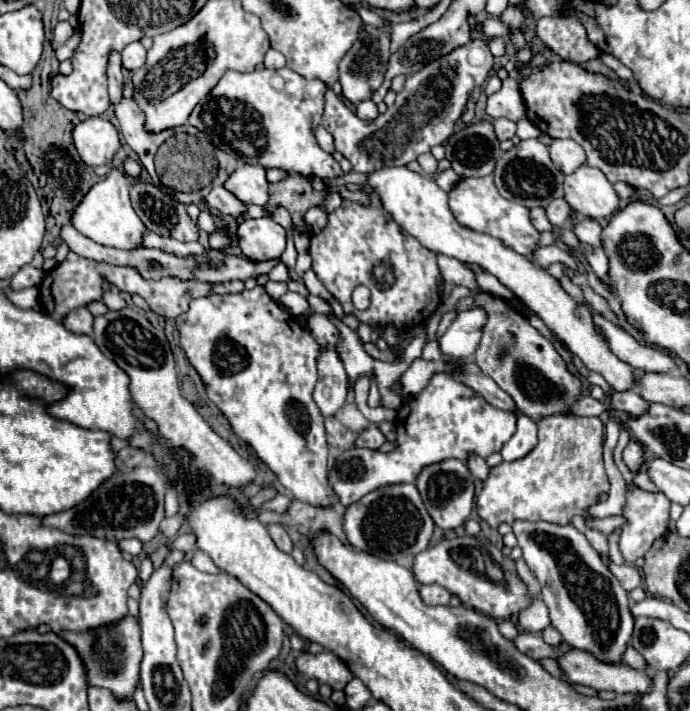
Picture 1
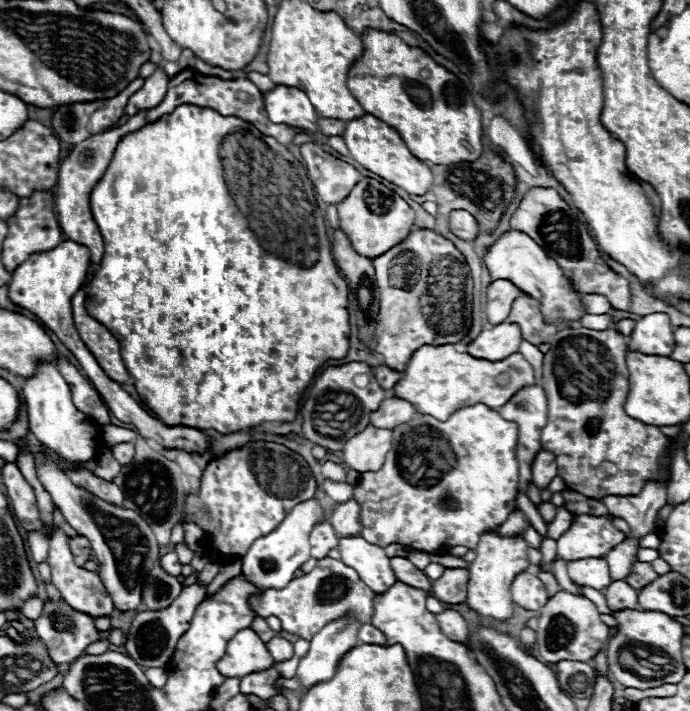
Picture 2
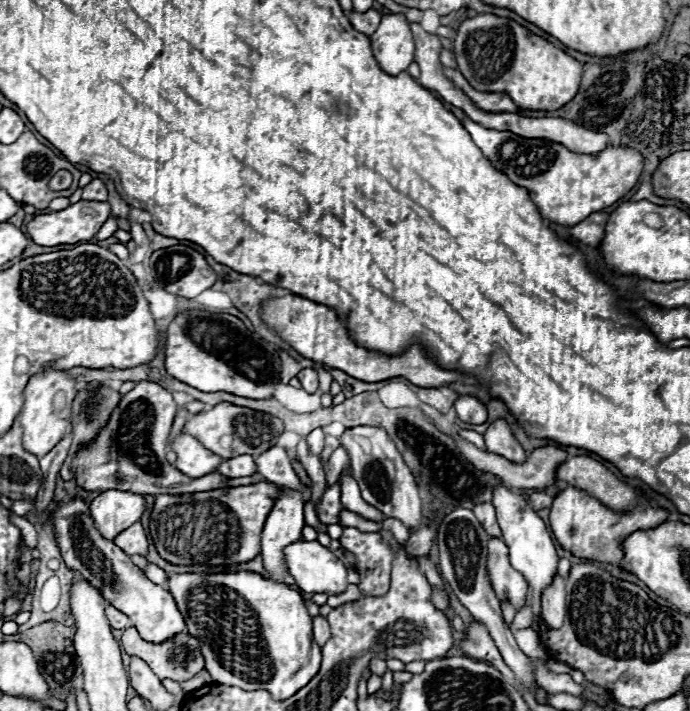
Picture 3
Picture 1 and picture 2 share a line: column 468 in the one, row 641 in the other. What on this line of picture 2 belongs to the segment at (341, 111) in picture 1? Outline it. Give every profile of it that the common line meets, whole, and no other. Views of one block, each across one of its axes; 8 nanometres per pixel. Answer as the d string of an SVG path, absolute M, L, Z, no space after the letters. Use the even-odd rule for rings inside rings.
M48 602L42 610L42 616L38 620L34 620L34 628L36 628L36 636L40 640L44 640L46 648L48 648L48 656L52 656L54 664L66 664L72 662L74 658L80 656L80 652L96 642L100 636L100 632L94 628L94 618L80 614L76 610L72 610L68 604L52 604Z

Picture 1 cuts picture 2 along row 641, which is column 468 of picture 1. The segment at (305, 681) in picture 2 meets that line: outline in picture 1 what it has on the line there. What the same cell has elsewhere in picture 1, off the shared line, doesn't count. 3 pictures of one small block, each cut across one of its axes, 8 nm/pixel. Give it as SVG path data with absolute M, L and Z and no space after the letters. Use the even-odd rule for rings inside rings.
M482 308L466 310L456 316L452 326L438 338L440 352L454 358L470 358L482 338L486 312Z

